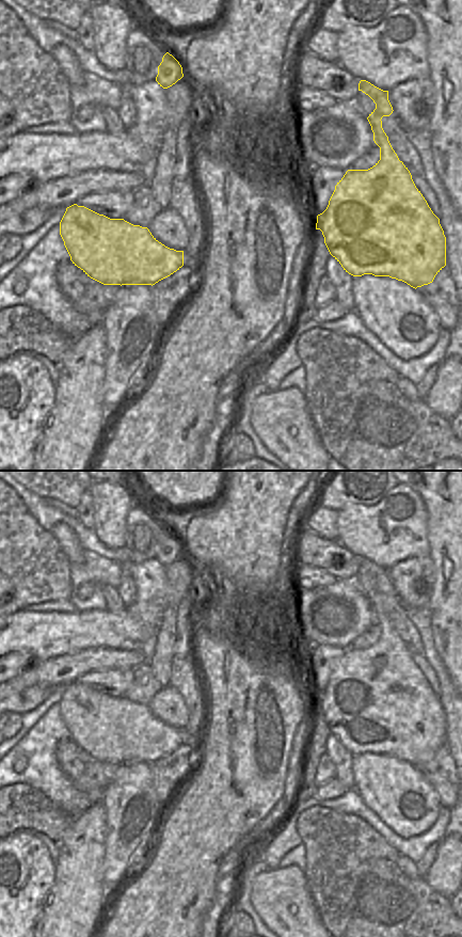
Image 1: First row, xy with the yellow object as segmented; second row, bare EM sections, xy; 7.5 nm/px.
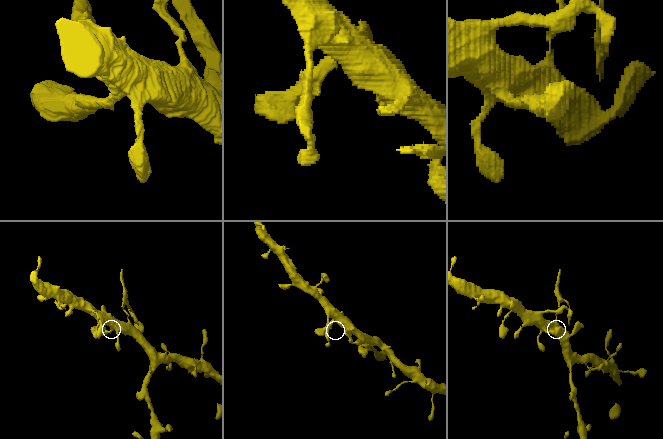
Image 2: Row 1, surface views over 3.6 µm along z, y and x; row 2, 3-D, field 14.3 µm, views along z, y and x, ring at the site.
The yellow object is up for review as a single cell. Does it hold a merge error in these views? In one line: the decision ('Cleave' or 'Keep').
Cleave

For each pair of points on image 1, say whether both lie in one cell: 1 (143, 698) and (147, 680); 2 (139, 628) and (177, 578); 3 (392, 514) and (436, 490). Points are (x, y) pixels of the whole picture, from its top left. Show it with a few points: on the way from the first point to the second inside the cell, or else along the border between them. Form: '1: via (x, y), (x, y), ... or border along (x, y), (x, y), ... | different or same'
1: via (143, 694), (144, 684) | same
2: border along (166, 567), (166, 607), (161, 617) | different
3: border along (402, 482), (419, 495), (426, 510), (427, 523) | different

